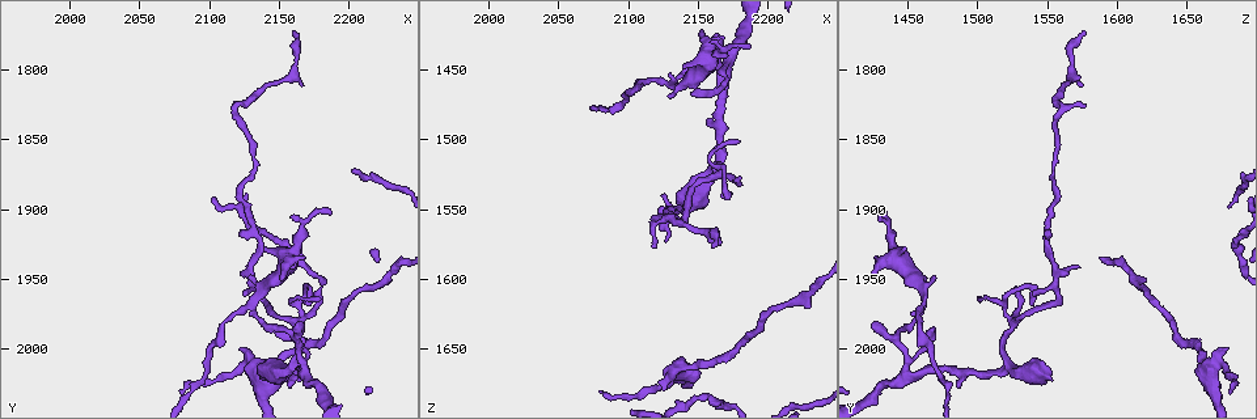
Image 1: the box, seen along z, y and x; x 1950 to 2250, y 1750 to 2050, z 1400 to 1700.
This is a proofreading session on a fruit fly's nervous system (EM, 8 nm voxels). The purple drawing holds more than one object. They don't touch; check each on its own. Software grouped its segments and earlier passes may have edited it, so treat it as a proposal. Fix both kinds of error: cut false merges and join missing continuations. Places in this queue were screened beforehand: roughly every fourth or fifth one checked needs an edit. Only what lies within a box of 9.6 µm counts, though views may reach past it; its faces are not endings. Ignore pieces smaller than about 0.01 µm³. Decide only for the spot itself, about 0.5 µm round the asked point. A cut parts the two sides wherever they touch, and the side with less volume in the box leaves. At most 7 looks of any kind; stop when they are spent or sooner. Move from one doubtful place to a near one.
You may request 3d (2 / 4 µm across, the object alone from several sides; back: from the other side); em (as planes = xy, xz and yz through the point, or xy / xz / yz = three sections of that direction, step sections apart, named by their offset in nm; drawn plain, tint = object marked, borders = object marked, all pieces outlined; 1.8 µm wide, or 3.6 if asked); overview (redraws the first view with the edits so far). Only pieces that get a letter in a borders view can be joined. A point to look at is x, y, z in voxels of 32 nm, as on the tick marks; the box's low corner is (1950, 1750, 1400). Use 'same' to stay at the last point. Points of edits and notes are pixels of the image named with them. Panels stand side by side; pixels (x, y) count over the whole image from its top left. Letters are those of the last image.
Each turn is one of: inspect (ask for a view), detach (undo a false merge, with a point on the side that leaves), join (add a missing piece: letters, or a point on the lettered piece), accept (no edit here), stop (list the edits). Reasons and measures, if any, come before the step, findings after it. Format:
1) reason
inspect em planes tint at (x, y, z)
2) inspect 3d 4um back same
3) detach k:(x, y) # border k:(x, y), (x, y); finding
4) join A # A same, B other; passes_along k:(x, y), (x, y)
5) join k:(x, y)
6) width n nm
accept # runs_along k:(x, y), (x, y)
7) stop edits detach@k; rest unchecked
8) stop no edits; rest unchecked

branch stops here
inspect em xz step 16 tint at (2124, 1960, 1538)

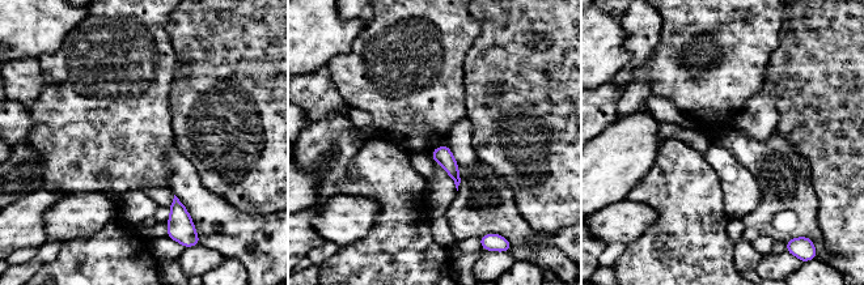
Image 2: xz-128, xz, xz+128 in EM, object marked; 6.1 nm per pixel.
inspect em planes tint same

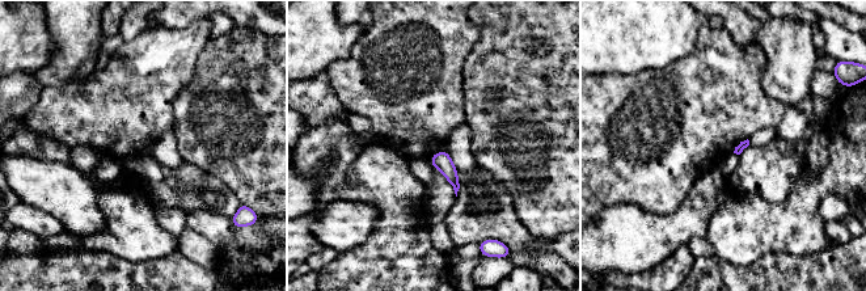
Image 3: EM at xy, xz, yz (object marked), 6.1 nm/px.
what lies round it
inspect em planes borders same

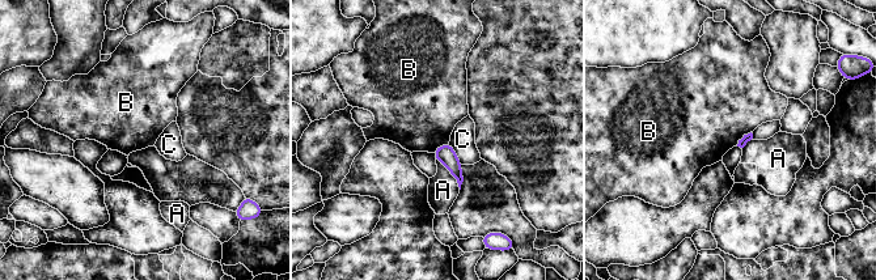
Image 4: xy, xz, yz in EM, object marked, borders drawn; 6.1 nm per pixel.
accept # A other, B other, C other; none of them fits

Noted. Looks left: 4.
thin arm on a thick one
inspect em planes borders at (2158, 2014, 1520)

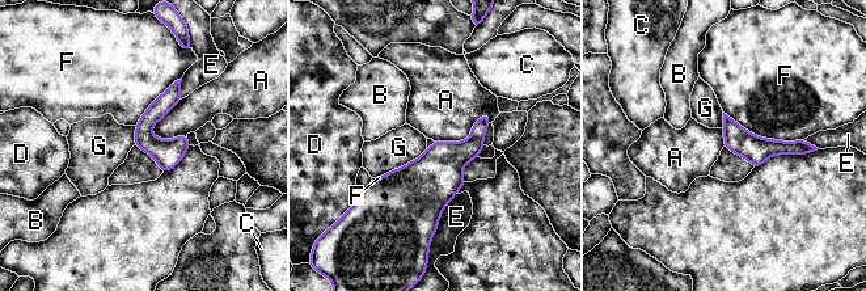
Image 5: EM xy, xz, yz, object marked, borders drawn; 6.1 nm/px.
accept # A other, B other, C other, D other, E other, F other, G other; all the same neuron

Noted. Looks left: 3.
four or more arms meet
inspect em 3.6um xy step 16 tint at (2166, 2020, 1450)

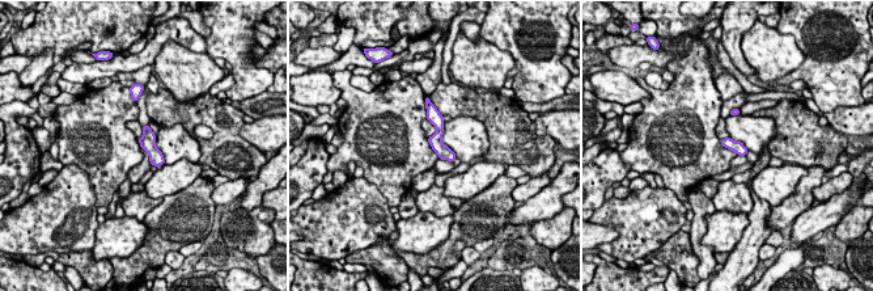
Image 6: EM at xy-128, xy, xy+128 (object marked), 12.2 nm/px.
cut it another way
inspect em 3.6um planes borders same

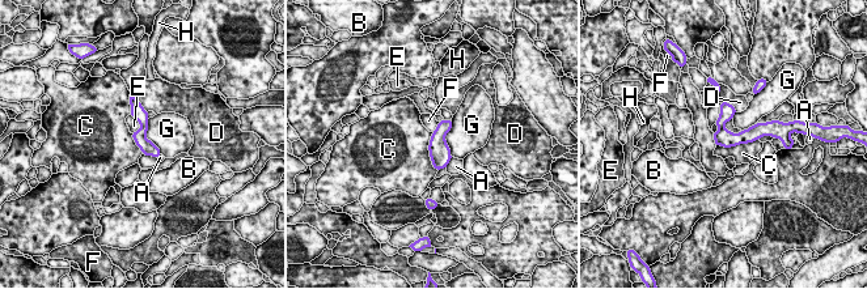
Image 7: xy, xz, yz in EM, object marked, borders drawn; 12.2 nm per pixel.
longest_contact C 550 nm
accept # A other, B other, C other, D other, E other, F other, G other, H other; runs_along 7:(134, 106), (142, 139), (156, 152); all the same neuron

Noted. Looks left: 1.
stop no edits; rest unchecked

